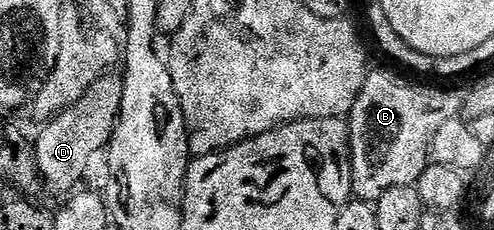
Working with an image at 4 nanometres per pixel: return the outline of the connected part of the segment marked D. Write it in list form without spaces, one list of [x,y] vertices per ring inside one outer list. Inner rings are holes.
[[[110,73],[95,81],[87,93],[75,105],[71,105],[60,115],[48,120],[41,131],[41,136],[35,139],[35,158],[37,171],[40,178],[45,183],[49,182],[57,191],[72,192],[77,182],[89,171],[89,166],[93,163],[93,158],[97,154],[102,154],[103,149],[108,148],[109,138],[113,136],[113,130],[117,124],[117,118],[121,112],[121,102],[123,101],[123,78],[120,74]]]

